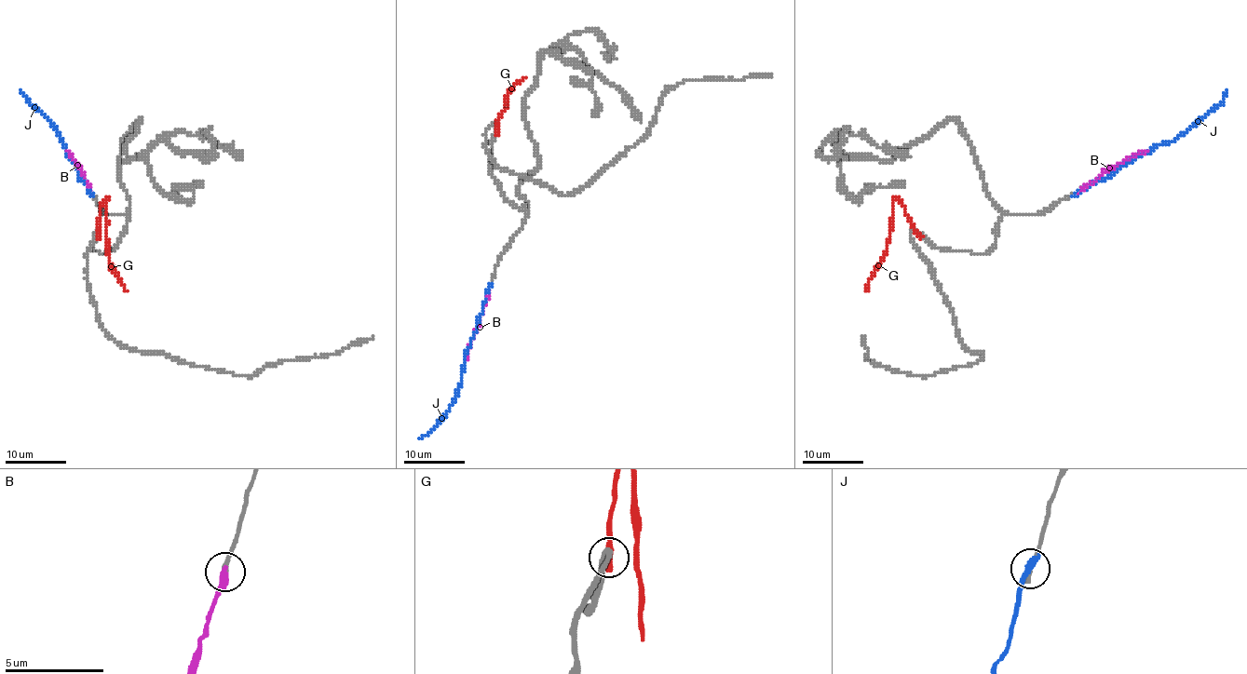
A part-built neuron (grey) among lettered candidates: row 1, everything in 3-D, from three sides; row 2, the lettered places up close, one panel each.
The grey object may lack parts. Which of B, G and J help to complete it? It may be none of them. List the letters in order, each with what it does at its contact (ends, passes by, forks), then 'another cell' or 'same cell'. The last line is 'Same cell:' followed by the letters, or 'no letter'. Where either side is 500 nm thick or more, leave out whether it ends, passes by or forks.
B: it ends; same cell
G: it ends; another cell
J: it ends; another cell
Same cell: B

